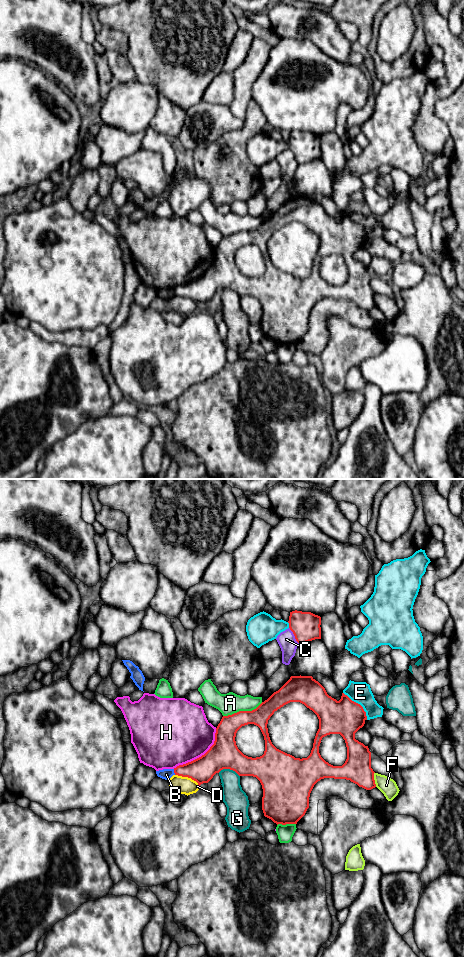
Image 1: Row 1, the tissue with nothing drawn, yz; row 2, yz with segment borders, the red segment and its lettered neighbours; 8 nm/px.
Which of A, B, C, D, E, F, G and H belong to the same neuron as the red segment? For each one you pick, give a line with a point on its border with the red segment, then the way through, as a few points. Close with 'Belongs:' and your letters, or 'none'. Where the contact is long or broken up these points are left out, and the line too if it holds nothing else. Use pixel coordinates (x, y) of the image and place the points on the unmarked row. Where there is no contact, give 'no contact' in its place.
Belongs: none

